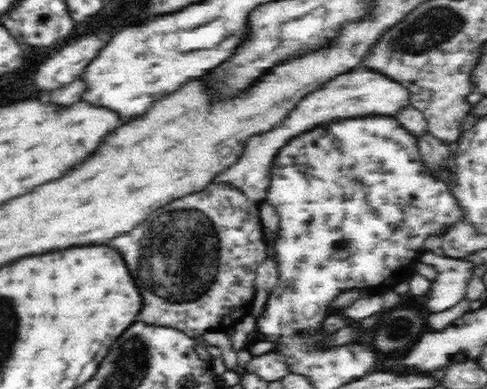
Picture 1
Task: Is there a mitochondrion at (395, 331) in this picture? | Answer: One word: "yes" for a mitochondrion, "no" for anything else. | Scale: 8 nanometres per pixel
yes

